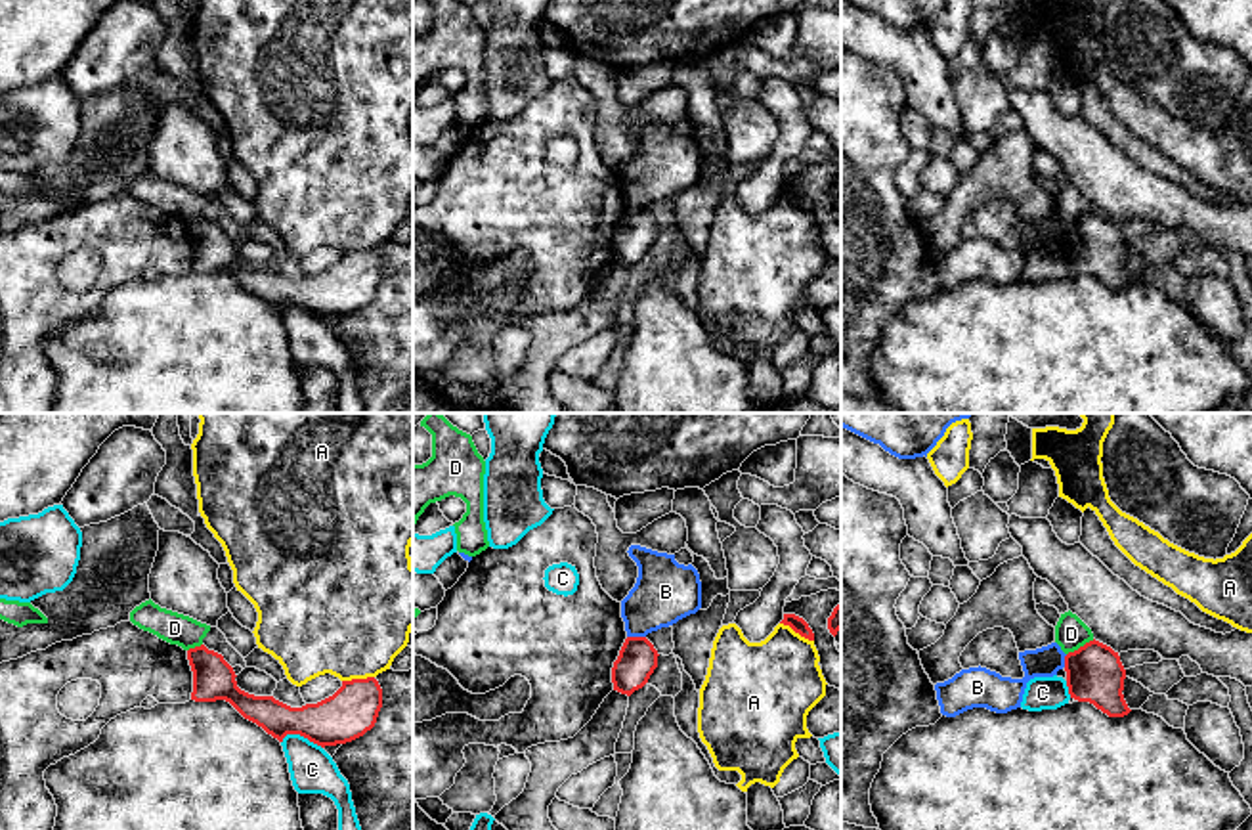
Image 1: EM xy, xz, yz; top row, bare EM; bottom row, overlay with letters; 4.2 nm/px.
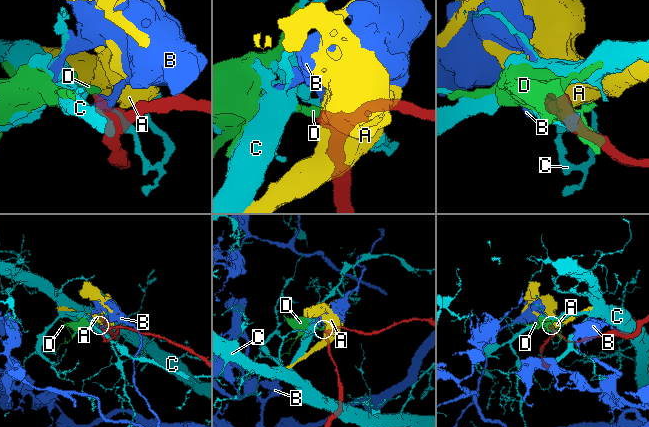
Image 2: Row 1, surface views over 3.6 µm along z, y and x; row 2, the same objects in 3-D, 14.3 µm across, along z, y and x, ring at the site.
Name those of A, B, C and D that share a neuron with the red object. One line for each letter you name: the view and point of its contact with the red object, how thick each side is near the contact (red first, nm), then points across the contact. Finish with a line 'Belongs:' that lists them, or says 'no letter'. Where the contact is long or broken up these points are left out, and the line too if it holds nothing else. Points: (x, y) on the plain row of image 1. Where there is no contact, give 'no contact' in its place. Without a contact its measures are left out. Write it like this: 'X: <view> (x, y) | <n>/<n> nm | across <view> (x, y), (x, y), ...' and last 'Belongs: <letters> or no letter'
Belongs: no letter

